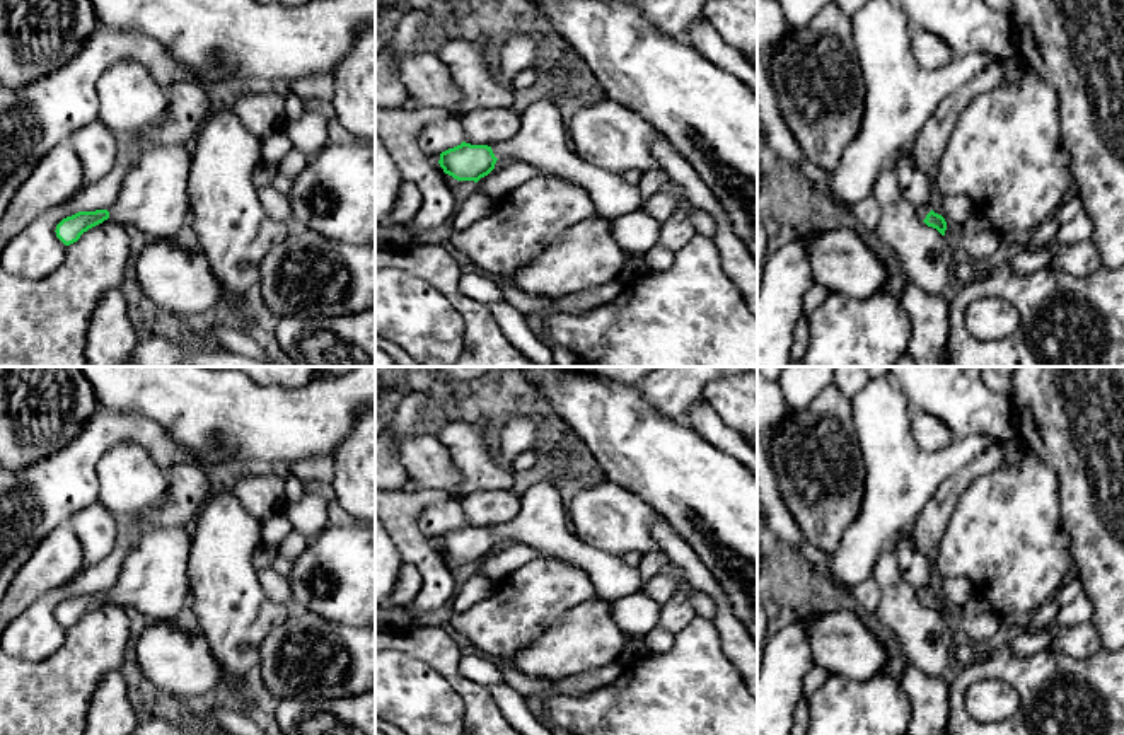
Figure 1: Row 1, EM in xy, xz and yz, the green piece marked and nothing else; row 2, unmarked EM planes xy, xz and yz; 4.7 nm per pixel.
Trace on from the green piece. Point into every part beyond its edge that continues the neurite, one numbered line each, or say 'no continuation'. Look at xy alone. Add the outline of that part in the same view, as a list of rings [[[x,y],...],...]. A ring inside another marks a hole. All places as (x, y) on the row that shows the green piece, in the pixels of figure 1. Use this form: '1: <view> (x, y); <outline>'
1: xy (154, 196); [[[148,147],[126,172],[109,217],[154,239],[172,240],[191,215],[189,169],[191,147]]]

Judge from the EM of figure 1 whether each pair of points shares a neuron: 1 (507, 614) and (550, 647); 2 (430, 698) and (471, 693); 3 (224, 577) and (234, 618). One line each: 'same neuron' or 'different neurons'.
1: different neurons
2: different neurons
3: same neuron

